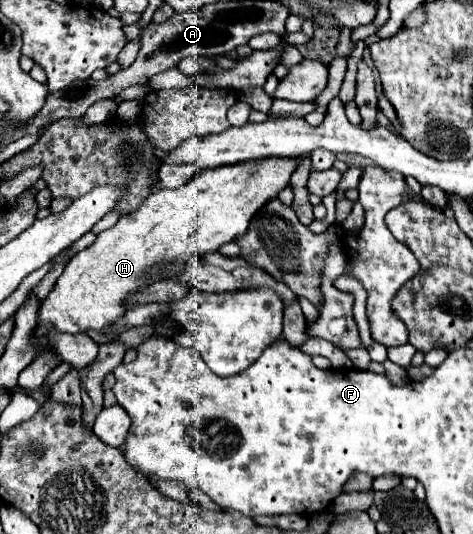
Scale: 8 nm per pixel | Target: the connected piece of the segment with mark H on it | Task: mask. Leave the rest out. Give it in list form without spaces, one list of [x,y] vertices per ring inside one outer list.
[[[297,158],[249,160],[247,164],[199,172],[177,190],[157,188],[139,210],[97,234],[95,242],[77,252],[65,266],[37,312],[37,328],[33,330],[35,356],[55,354],[49,346],[49,334],[37,334],[43,324],[49,324],[59,334],[87,334],[91,330],[103,334],[133,308],[127,304],[131,294],[157,280],[181,274],[193,256],[217,252],[223,244],[243,236],[251,216],[289,184],[297,164]]]

